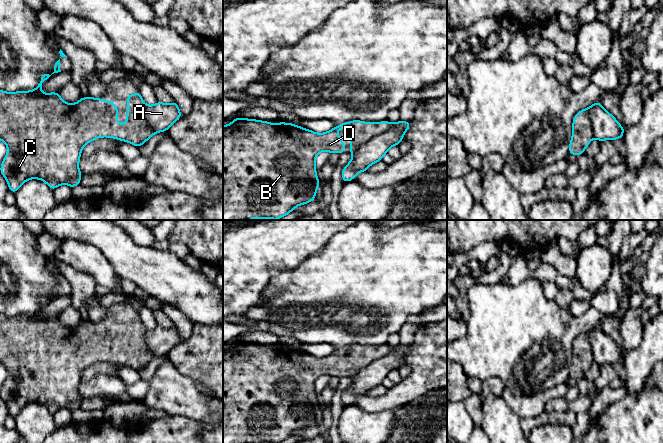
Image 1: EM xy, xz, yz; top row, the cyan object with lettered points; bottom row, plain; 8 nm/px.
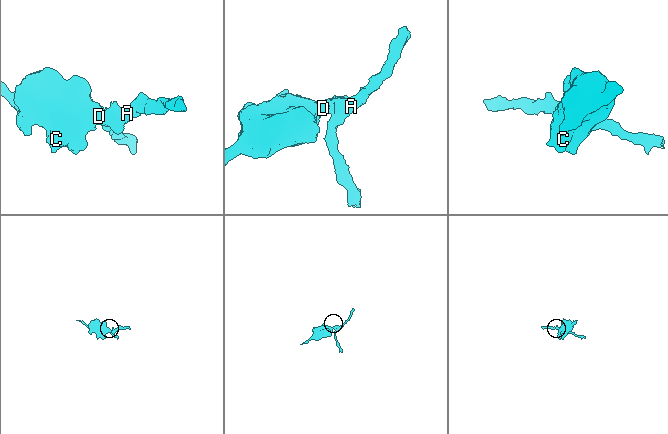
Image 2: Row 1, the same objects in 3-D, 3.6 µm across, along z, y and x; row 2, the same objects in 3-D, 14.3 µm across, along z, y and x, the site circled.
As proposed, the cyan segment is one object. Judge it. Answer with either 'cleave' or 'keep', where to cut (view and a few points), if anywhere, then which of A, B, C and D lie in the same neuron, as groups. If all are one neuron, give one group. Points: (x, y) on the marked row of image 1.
cleave | xz (391, 125), (365, 141), (352, 154) | A / B C D

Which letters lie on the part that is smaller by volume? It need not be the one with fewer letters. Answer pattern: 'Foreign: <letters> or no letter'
Foreign: A

